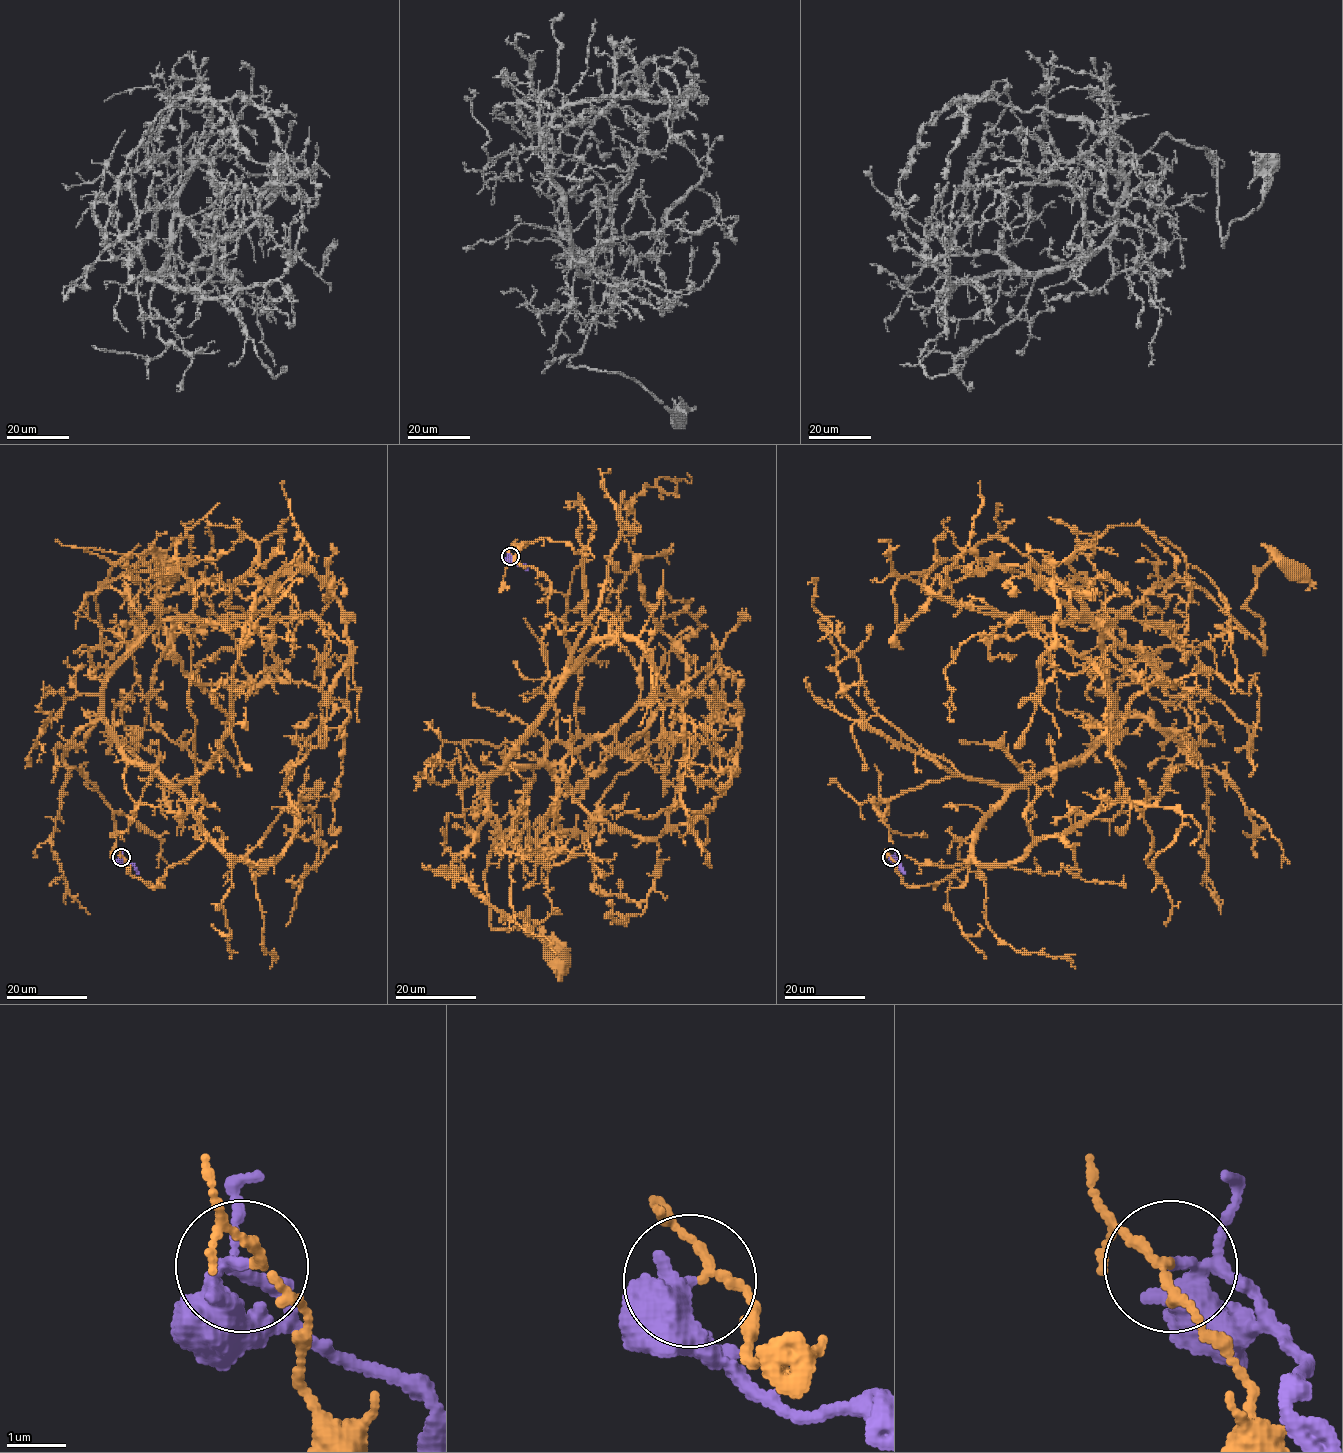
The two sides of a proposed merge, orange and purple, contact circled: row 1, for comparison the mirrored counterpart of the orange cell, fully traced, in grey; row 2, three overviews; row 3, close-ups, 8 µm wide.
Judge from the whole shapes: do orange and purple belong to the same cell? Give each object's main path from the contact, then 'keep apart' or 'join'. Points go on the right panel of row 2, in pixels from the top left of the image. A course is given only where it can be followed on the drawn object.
course orange (891, 857), (945, 880), (1091, 748), (1145, 595), (1201, 587), (1264, 653), (1257, 576), (1294, 570); course purple (891, 857), (900, 863), (905, 874); keep apart

